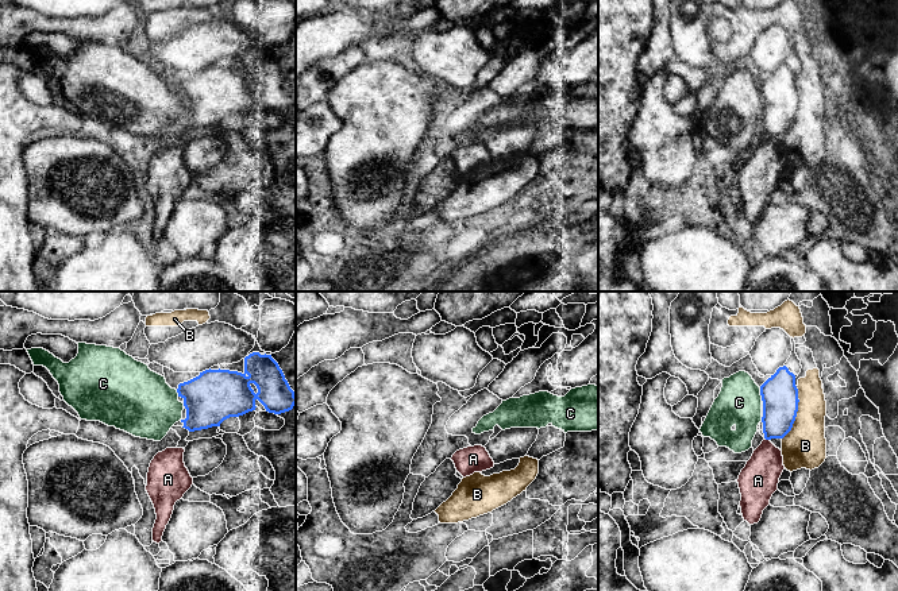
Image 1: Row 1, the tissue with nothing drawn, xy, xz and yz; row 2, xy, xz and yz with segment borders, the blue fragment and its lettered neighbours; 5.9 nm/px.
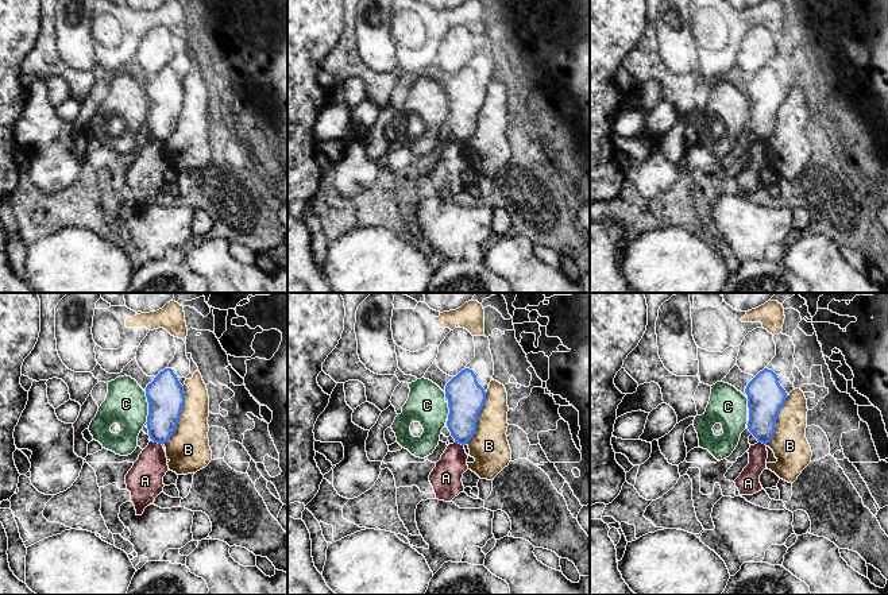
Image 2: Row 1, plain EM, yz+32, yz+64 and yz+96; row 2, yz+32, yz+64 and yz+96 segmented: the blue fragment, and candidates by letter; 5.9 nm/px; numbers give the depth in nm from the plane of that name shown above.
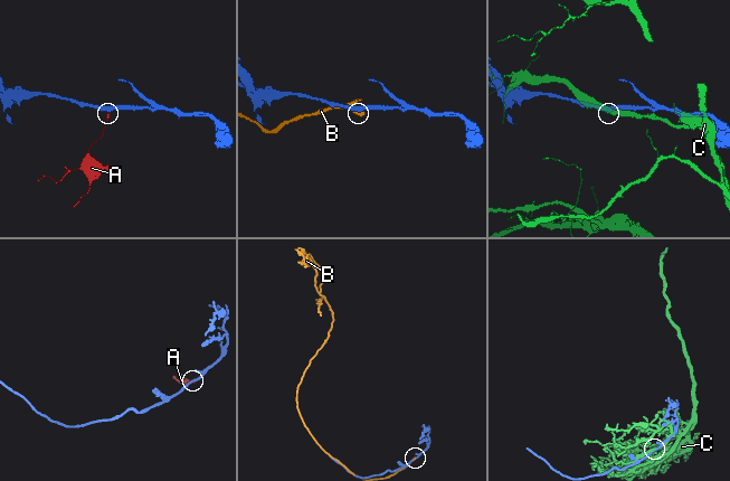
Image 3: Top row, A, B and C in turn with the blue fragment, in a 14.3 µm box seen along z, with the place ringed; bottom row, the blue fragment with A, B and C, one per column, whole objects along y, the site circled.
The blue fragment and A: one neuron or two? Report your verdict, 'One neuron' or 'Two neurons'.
Two neurons

